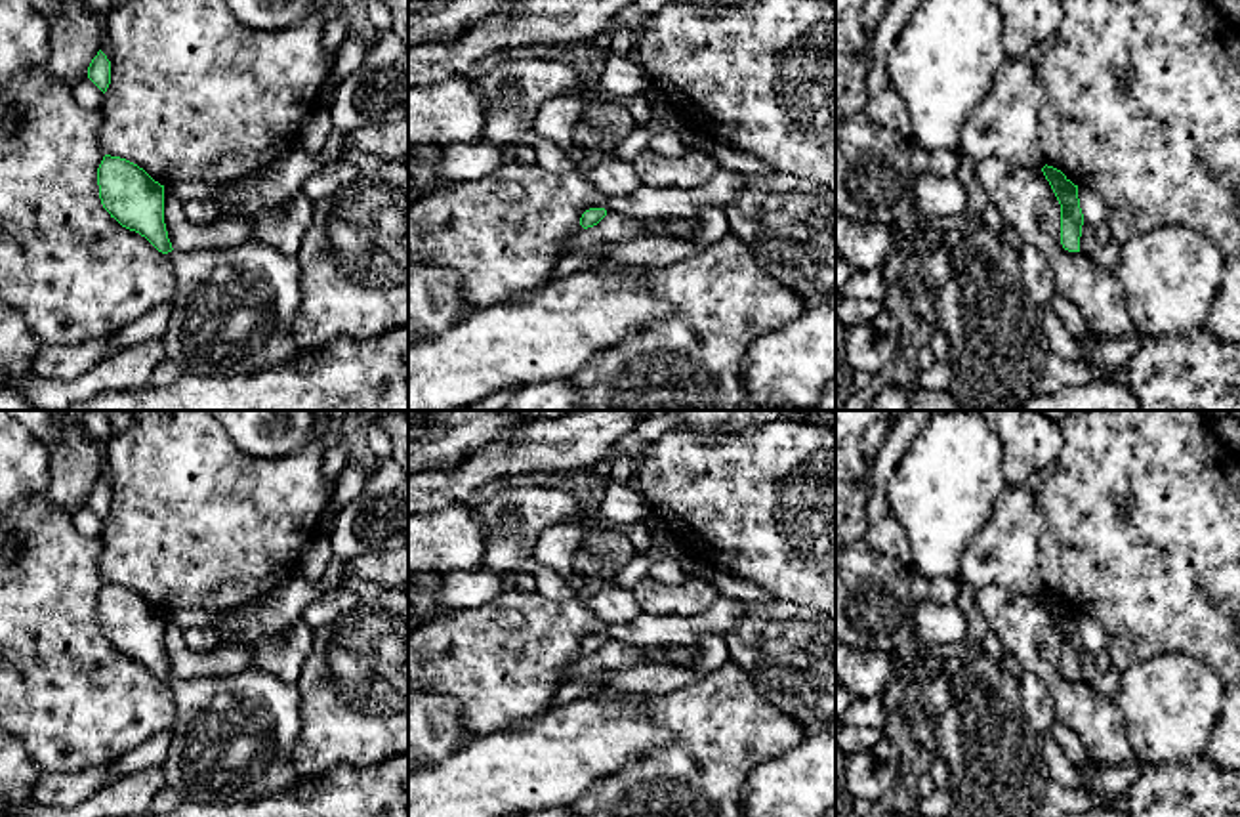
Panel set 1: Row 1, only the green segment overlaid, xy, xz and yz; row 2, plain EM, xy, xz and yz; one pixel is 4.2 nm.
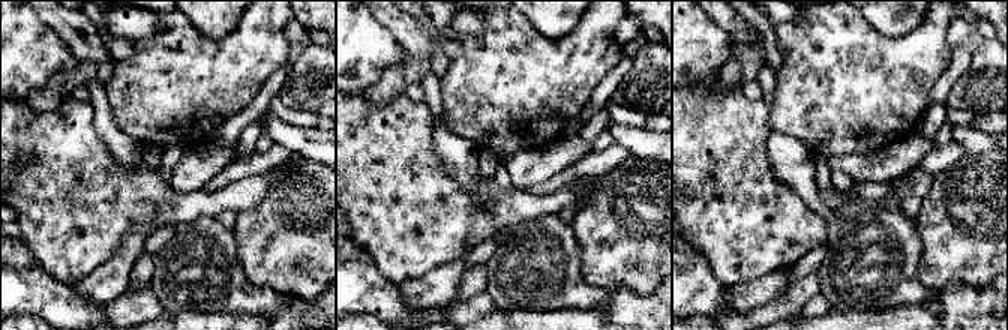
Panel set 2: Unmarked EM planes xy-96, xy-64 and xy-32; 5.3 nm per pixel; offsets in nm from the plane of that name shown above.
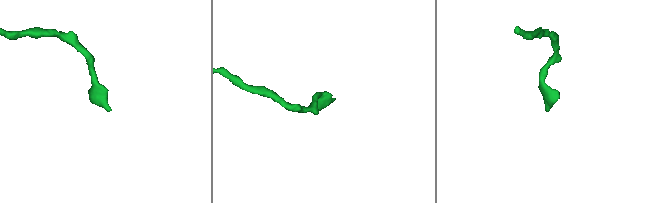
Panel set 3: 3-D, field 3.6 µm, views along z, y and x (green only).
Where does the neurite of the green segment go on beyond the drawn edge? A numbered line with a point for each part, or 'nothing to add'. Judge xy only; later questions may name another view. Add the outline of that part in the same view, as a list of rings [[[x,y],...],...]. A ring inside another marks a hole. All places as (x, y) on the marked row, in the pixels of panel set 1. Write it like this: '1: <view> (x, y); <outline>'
1: xy (233, 308); [[[261,237],[237,246],[168,252],[176,296],[162,336],[166,359],[196,376],[277,368],[303,349],[292,338],[300,263]]]

